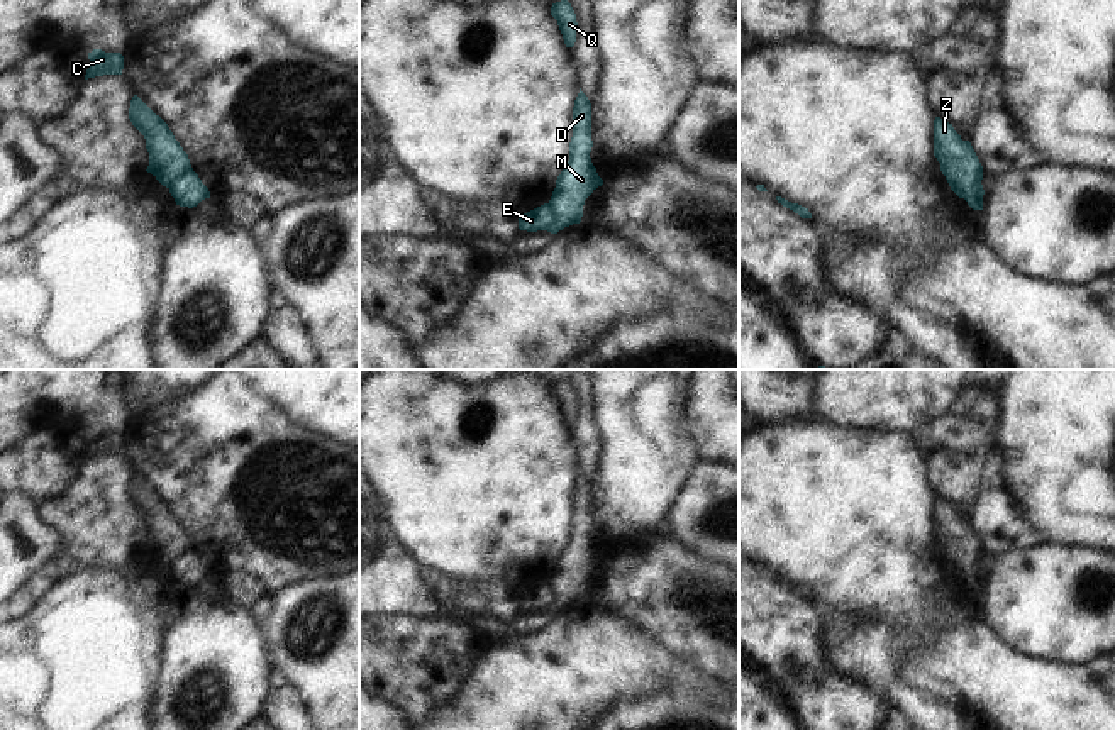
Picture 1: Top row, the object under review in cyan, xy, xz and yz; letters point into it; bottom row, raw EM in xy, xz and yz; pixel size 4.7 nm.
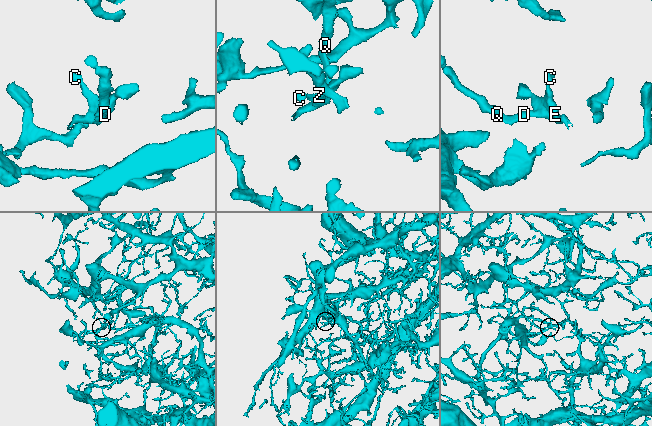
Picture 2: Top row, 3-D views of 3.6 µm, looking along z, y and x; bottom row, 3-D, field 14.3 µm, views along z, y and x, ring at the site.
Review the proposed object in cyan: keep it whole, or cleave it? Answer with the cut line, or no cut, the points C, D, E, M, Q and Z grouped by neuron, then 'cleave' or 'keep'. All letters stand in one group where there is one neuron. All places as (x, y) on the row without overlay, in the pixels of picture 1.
cut xz (548, 583), (553, 600), (544, 608); groups C E Z / D M Q; cleave

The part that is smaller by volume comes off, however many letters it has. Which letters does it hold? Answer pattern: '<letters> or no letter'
C, E, Z

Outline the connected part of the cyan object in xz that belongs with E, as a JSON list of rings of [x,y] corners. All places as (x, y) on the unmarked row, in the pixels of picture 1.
[[[544,583],[519,596],[519,608],[527,611],[546,610],[552,605],[554,591],[549,583]]]

